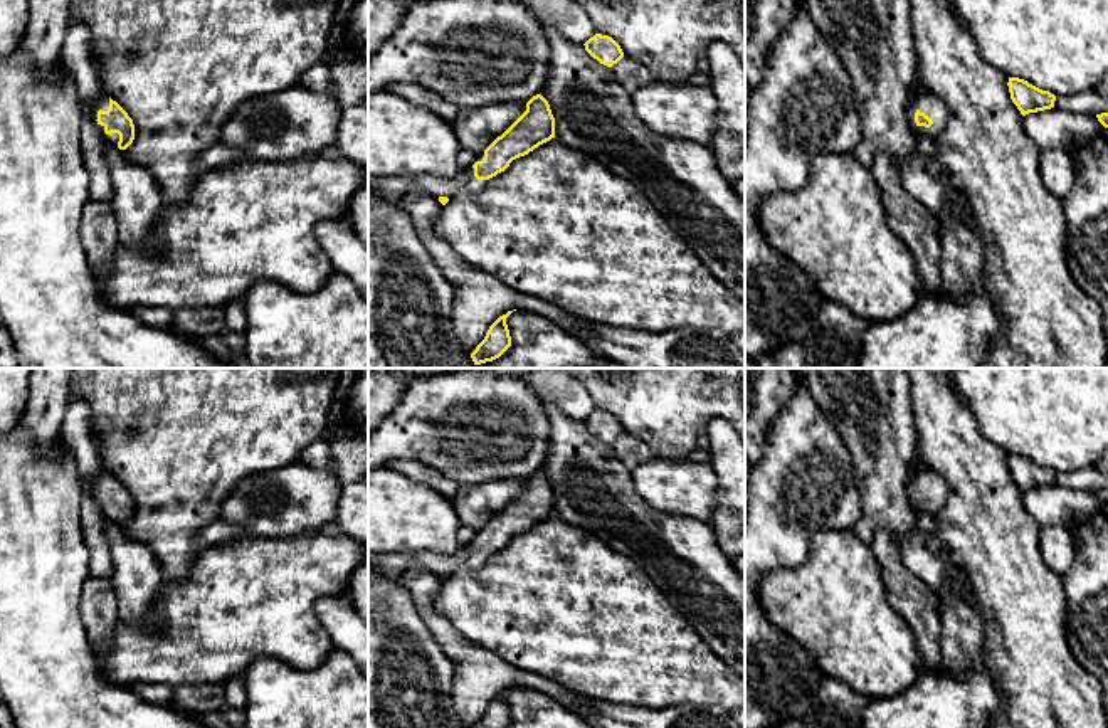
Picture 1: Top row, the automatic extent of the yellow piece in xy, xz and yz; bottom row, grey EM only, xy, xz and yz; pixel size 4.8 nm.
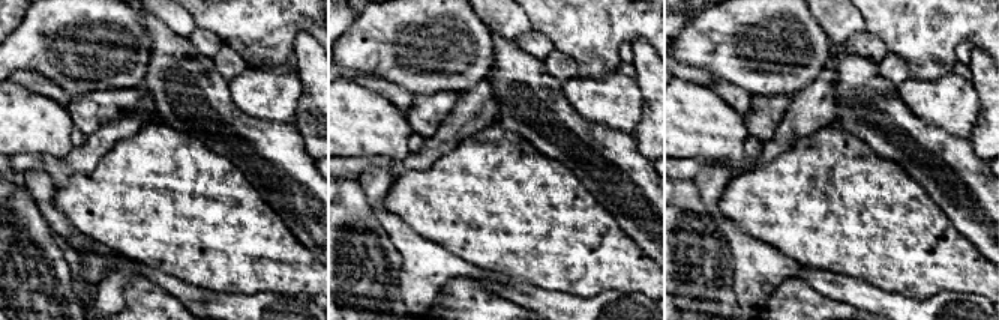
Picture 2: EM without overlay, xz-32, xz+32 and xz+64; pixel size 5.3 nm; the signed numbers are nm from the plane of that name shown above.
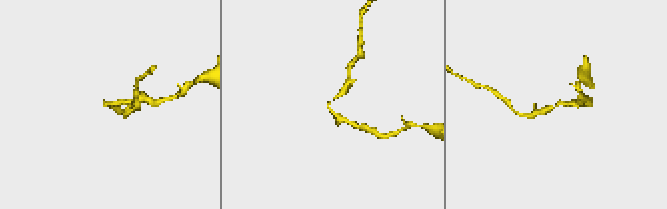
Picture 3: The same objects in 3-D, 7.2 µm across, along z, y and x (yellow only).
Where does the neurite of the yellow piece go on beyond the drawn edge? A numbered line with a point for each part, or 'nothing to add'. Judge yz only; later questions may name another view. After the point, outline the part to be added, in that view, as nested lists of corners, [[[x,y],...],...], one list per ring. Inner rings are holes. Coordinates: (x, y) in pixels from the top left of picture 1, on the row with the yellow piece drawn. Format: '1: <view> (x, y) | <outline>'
1: yz (932, 106) | [[[920,92],[918,96],[908,99],[905,106],[905,116],[915,133],[928,136],[931,140],[935,140],[947,124],[947,109],[943,103],[926,92]],[[916,111],[925,113],[933,121],[933,124],[930,128],[918,126],[915,123]]]

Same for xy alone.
1: xy (101, 101) | [[[106,94],[96,96],[92,99],[91,106],[89,106],[89,114],[91,114],[91,118],[94,121],[98,119],[98,111],[99,109],[103,109],[103,111],[108,111],[109,109],[109,98]],[[96,121],[96,124],[98,124],[99,131],[103,133],[104,141],[118,146],[119,135],[118,133],[106,135],[104,133],[104,126],[101,126],[98,121]]]

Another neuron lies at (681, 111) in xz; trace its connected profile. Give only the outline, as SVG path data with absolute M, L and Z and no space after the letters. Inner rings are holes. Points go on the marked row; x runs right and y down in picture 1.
M651 81L632 94L641 121L657 135L710 146L718 111L710 86Z

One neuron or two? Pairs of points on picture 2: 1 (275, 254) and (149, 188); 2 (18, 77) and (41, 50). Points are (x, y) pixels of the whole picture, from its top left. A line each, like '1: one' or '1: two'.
1: one
2: two

